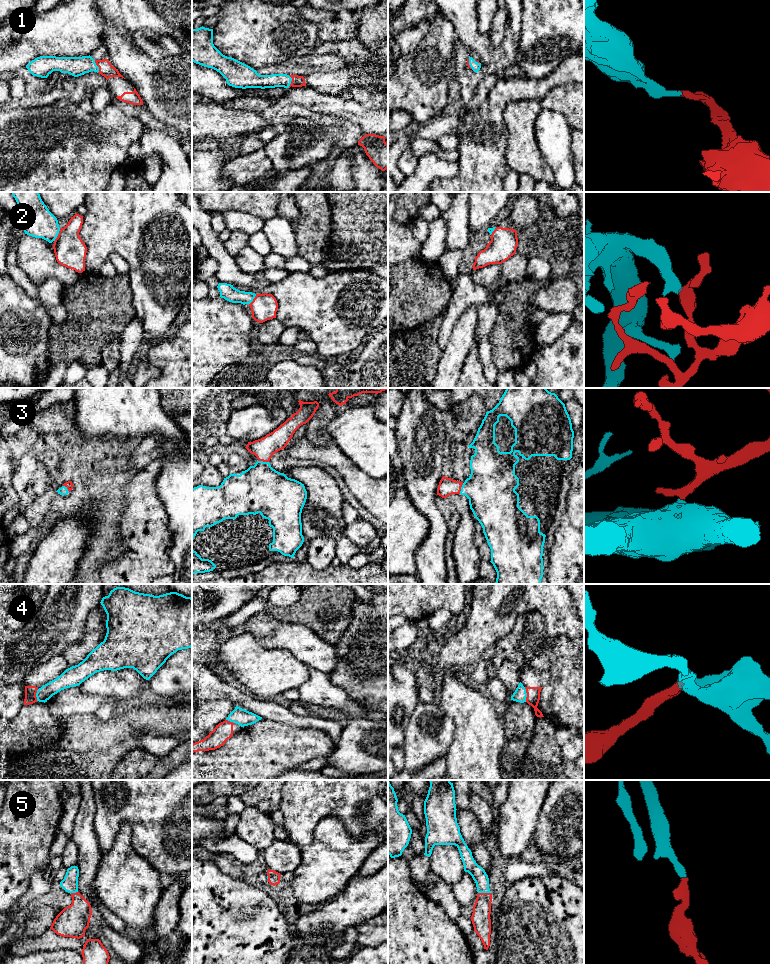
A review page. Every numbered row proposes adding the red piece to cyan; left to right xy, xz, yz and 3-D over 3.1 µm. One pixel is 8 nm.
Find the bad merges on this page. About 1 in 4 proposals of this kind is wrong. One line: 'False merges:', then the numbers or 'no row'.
False merges: 4

